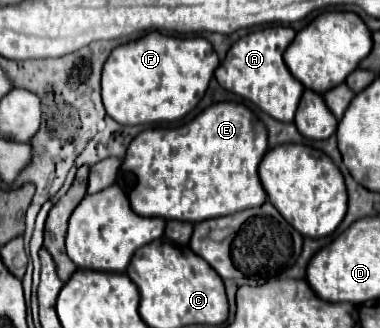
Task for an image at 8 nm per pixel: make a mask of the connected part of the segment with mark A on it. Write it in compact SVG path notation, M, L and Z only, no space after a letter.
M266 27L242 37L230 47L226 59L216 69L218 83L224 89L252 101L278 121L294 121L294 111L304 93L304 87L298 83L298 79L294 79L294 75L290 75L282 59L294 35L296 31L292 27Z

